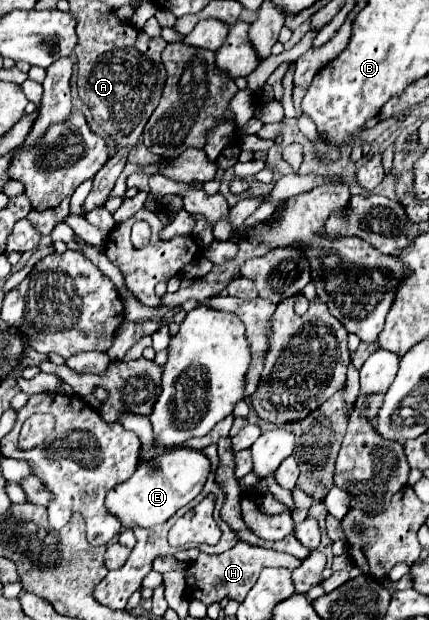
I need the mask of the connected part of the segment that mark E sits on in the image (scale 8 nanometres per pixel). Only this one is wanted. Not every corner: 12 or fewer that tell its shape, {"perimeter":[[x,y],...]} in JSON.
{"perimeter":[[169,448],[107,494],[123,526],[167,522],[205,486],[201,450]]}

